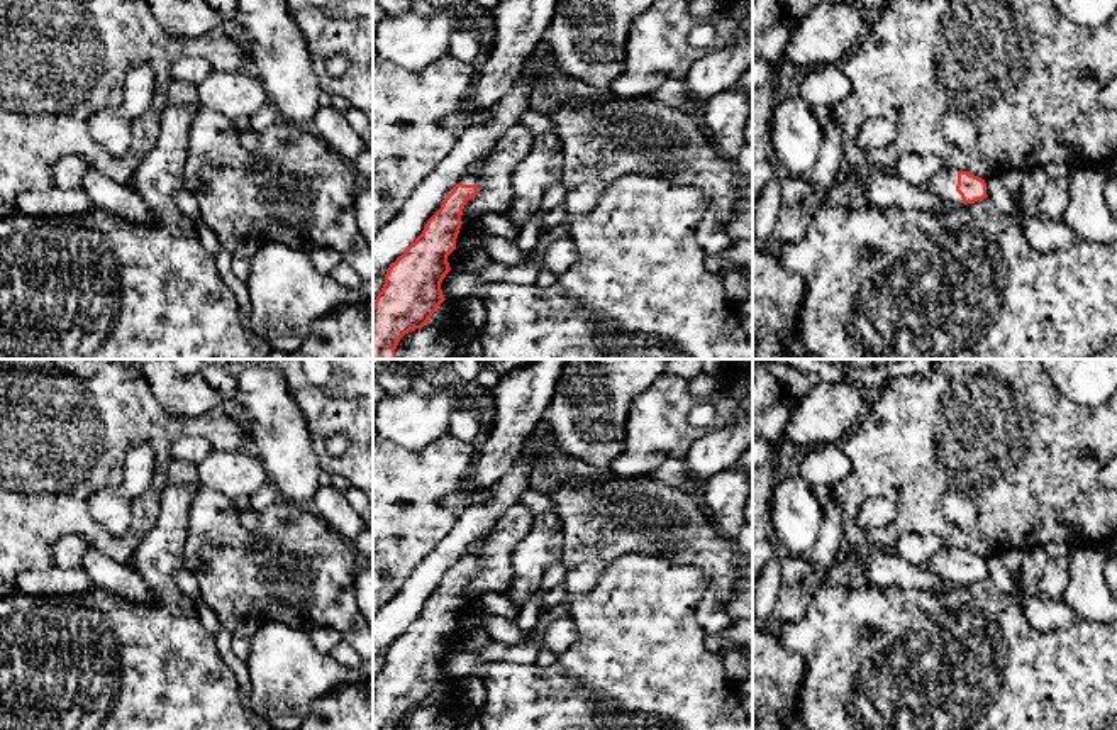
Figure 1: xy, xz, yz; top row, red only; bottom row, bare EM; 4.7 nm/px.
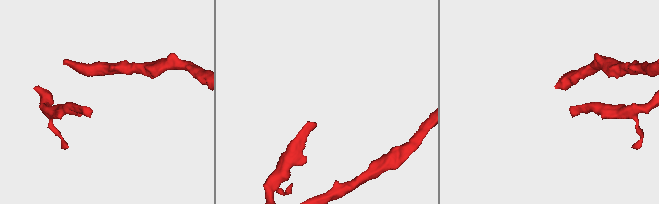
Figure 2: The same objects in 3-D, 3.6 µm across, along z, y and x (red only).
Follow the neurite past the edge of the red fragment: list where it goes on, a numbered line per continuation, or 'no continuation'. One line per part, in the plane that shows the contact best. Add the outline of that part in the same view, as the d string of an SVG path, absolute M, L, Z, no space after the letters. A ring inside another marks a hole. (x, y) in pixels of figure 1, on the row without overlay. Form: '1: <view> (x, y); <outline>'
1: yz (943, 564); M941 549L932 559L920 564L922 567L929 569L948 586L956 586L963 581L961 574L956 571L958 564L958 550L956 549Z

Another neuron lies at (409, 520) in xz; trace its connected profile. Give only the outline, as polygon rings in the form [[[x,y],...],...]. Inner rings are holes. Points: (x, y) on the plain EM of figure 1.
[[[373,434],[373,615],[397,600],[415,567],[451,532],[459,512],[446,508],[442,498],[464,491],[475,456],[476,445],[451,434],[415,451]]]

